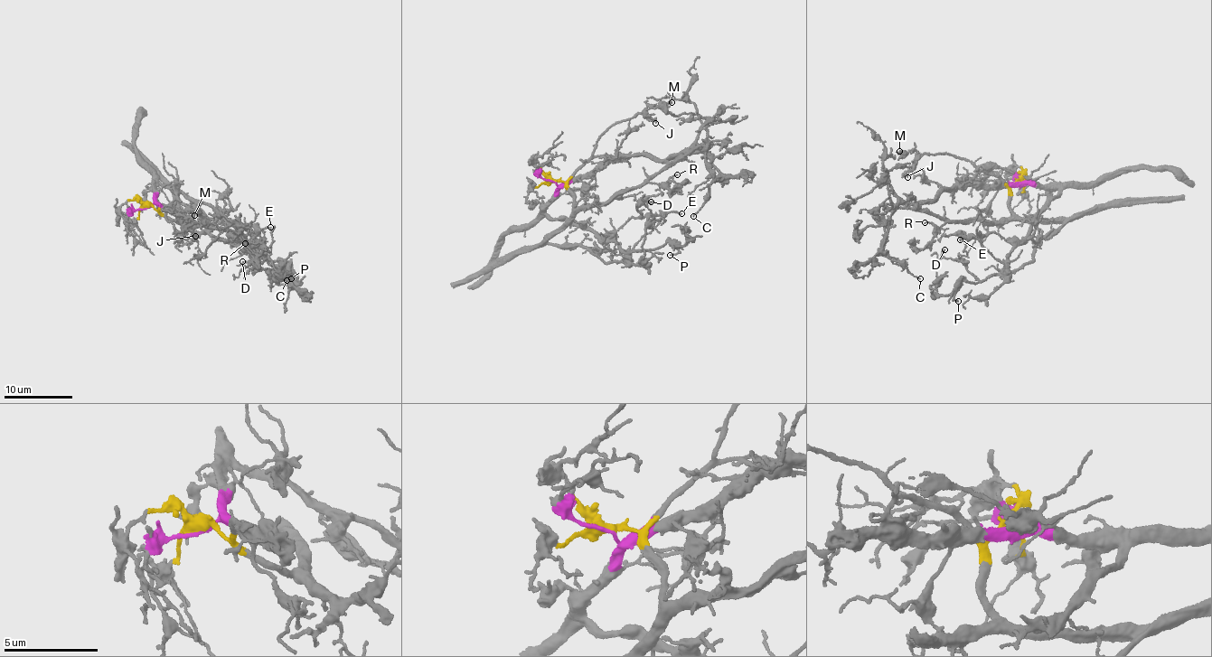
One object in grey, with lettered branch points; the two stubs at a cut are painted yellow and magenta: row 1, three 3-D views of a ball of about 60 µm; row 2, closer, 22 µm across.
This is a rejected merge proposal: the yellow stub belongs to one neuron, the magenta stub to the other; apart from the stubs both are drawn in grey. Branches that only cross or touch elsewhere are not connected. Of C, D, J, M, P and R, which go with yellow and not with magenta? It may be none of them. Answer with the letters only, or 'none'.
C, J, M, R

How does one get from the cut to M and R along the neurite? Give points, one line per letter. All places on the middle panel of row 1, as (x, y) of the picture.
M: (553, 181), (564, 182), (585, 164), (602, 134), (613, 125), (649, 107), (663, 107), (672, 101)
R: (553, 181), (568, 183), (577, 206), (588, 208), (601, 206), (649, 182), (660, 184), (677, 173)

